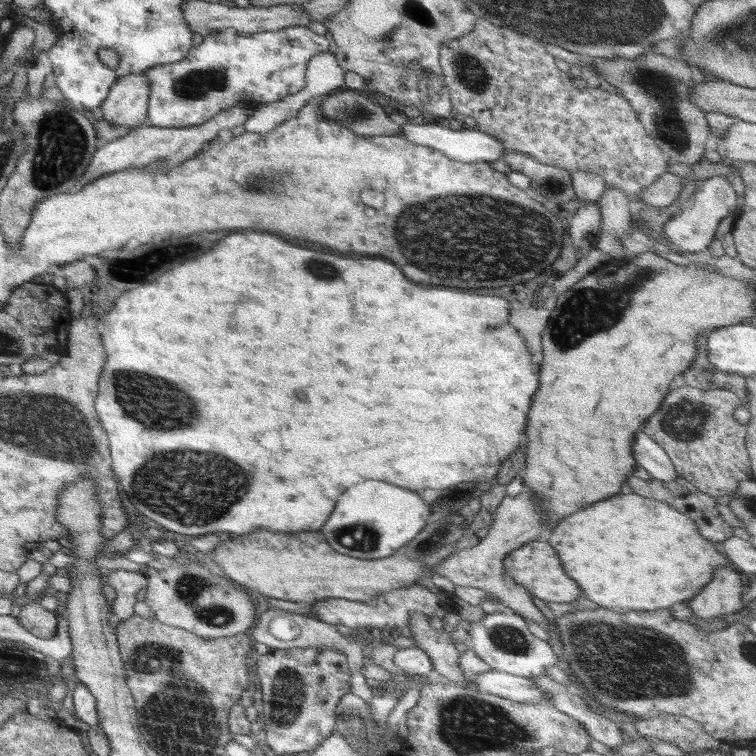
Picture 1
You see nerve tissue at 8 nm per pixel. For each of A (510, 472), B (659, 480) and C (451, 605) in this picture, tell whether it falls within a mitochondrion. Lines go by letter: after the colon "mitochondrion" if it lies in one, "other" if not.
A: other
B: other
C: other

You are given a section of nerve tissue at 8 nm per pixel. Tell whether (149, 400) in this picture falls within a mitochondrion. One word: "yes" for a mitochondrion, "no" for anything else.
yes

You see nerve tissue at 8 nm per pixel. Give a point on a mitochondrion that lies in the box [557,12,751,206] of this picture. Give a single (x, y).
(663, 89)

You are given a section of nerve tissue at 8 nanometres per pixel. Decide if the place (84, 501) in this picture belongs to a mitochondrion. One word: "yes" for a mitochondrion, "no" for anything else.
no

